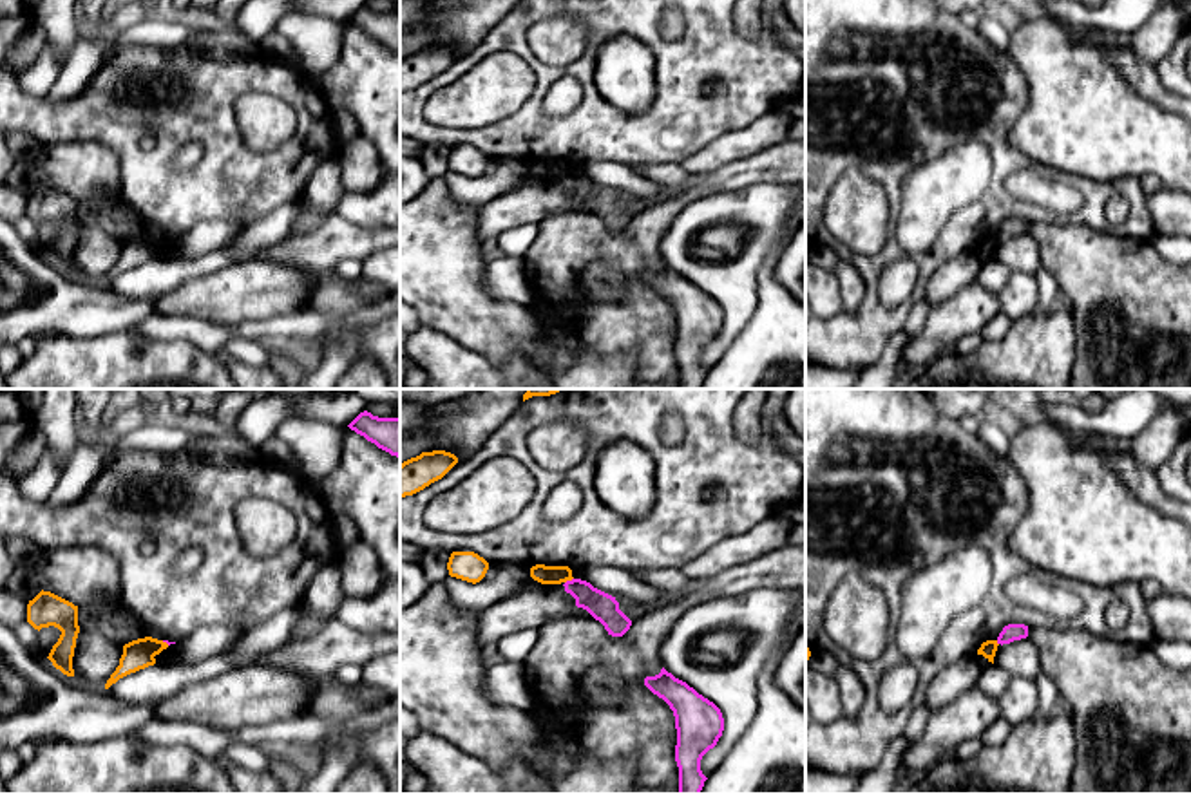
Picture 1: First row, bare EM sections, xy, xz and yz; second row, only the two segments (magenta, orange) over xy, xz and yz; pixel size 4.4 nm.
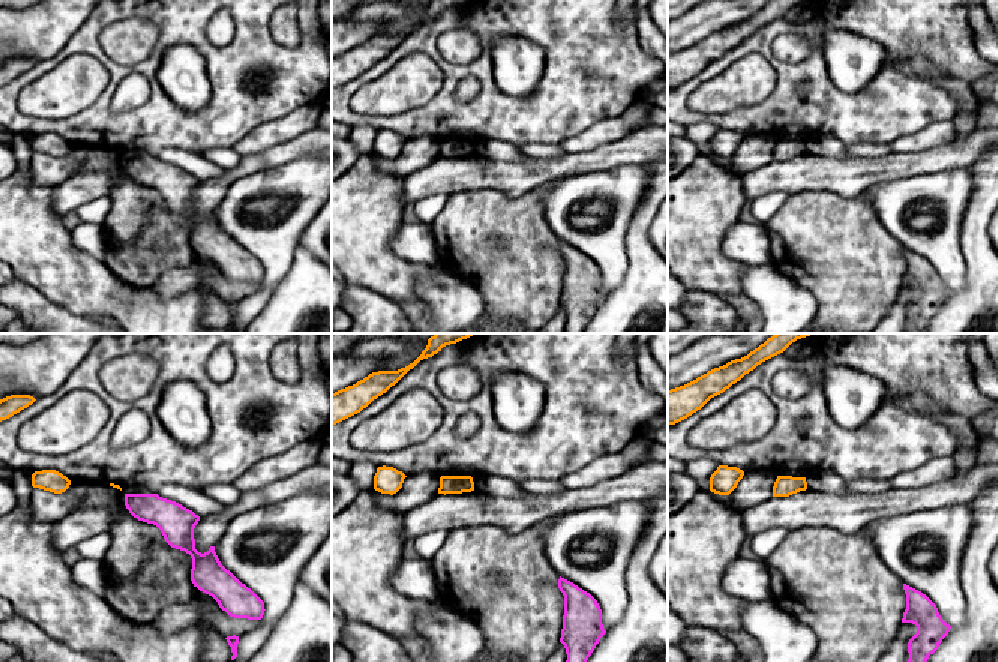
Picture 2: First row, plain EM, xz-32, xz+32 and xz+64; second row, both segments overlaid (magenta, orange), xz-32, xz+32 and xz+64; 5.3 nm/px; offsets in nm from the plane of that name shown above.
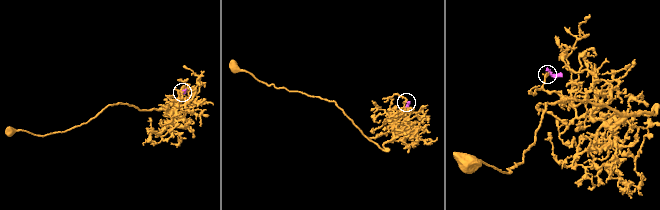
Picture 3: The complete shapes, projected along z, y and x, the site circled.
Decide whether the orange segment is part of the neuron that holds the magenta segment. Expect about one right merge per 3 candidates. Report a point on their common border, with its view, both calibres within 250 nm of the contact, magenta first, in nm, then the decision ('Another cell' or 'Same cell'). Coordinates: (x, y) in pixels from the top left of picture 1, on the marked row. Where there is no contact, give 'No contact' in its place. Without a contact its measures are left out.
Touches magenta at xz (569, 581). Thickness 120 nm (magenta) against 80 nm. Another cell

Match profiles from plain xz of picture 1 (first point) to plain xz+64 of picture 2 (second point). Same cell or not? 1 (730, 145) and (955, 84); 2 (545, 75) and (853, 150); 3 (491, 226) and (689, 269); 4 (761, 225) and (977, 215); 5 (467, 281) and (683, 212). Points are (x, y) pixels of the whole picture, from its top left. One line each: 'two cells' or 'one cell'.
1: two cells
2: two cells
3: two cells
4: two cells
5: one cell

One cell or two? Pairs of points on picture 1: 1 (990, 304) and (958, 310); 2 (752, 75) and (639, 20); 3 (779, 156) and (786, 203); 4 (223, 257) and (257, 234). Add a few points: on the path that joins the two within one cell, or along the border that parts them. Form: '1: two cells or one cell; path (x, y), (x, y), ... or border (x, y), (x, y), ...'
1: one cell; path (983, 306), (965, 310)
2: one cell; path (723, 73), (694, 71), (665, 49)
3: two cells; border (786, 181), (755, 181), (741, 190)
4: one cell; path (232, 254), (248, 243)

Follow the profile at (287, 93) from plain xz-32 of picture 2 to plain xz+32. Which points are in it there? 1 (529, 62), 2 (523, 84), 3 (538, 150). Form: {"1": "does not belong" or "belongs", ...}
{"1": "does not belong", "2": "does not belong", "3": "does not belong"}

